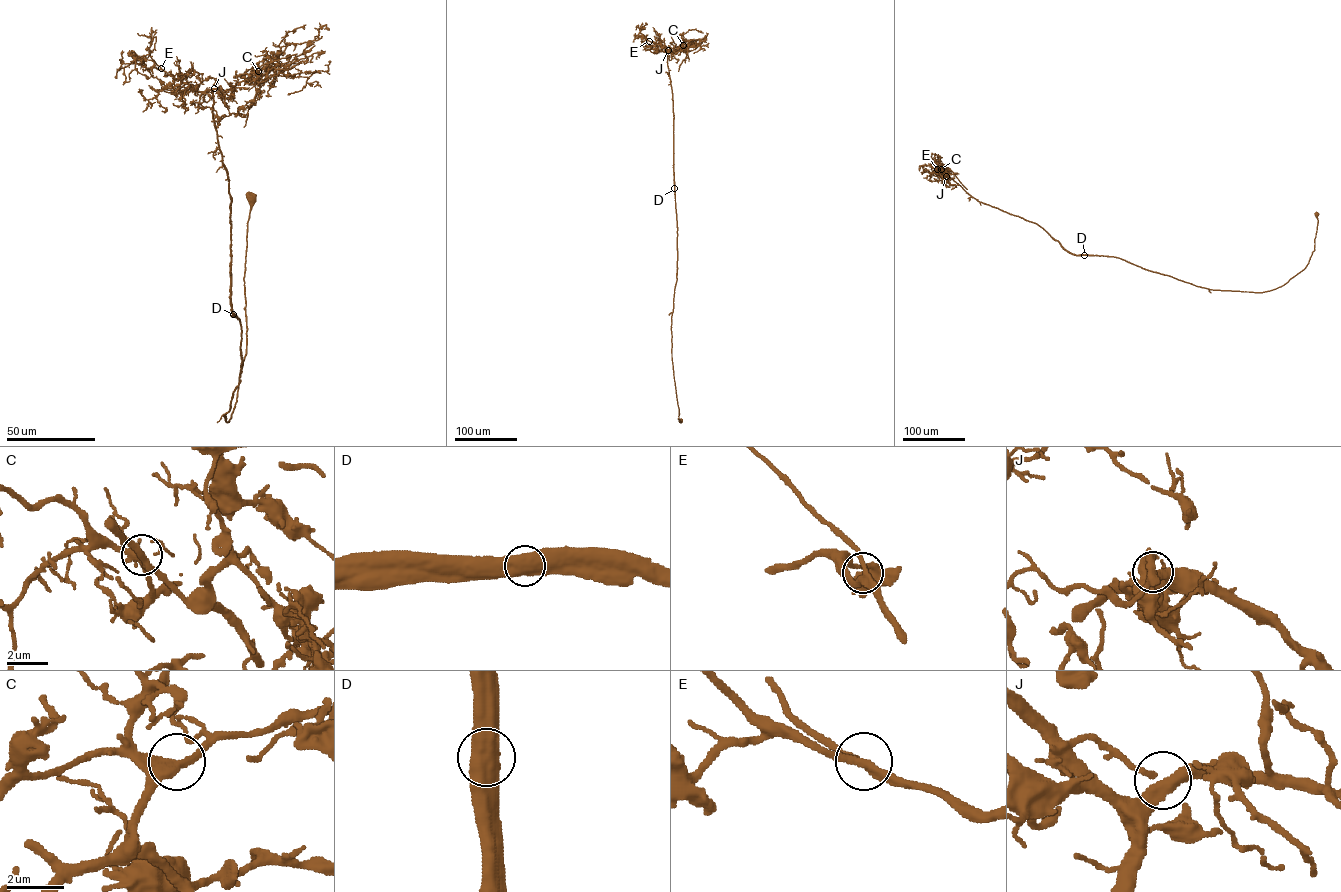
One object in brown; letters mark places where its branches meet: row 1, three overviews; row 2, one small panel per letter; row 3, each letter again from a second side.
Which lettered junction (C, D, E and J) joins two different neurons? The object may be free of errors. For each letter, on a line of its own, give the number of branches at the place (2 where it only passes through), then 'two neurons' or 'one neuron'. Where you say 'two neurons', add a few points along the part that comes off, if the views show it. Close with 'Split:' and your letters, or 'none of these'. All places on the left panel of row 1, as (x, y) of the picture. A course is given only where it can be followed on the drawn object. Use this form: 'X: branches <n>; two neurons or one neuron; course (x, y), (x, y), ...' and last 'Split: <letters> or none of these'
C: branches 2; one neuron
D: branches 2; two neurons; course (234, 314), (241, 329), (242, 362), (226, 422), (246, 354), (243, 279), (247, 223), (255, 201), (251, 192)
E: branches 3; one neuron
J: branches 3; one neuron
Split: D

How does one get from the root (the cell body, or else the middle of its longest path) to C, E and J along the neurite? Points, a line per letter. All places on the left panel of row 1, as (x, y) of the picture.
C: (250, 199), (246, 353), (226, 422), (240, 382), (241, 325), (231, 307), (231, 199), (212, 90), (258, 71)
E: (250, 199), (246, 353), (226, 422), (240, 382), (241, 325), (231, 307), (231, 199), (212, 90), (161, 68)
J: (250, 199), (246, 353), (226, 422), (240, 382), (241, 325), (231, 307), (231, 199), (214, 88)

